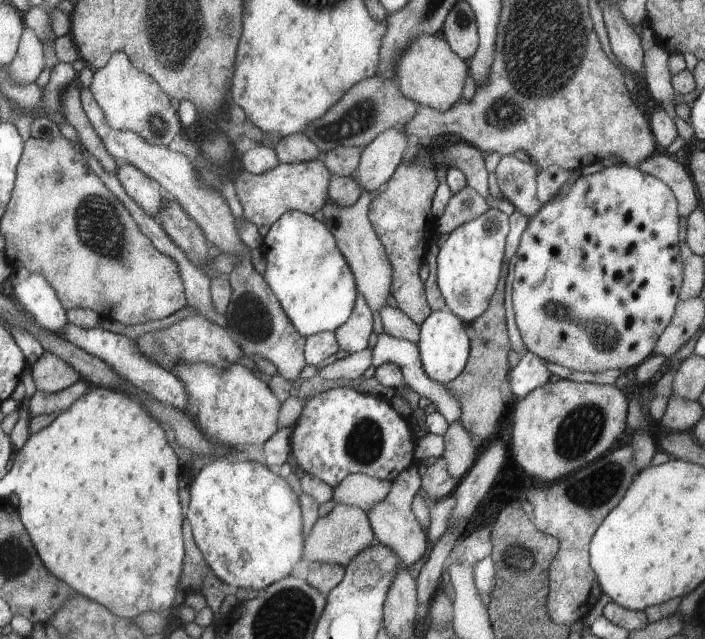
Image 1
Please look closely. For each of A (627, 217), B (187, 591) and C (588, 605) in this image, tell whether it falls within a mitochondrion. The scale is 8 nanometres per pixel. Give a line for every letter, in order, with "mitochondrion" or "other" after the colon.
A: other
B: other
C: other

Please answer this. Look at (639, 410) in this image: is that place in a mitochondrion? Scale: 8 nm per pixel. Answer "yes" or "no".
no

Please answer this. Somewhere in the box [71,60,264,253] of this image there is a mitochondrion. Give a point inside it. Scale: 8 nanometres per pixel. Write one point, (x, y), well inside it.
(159, 127)

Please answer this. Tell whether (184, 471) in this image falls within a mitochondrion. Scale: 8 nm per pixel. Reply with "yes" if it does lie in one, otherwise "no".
no

